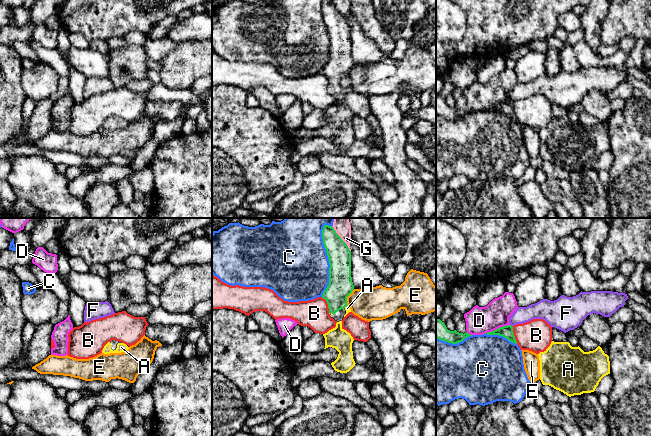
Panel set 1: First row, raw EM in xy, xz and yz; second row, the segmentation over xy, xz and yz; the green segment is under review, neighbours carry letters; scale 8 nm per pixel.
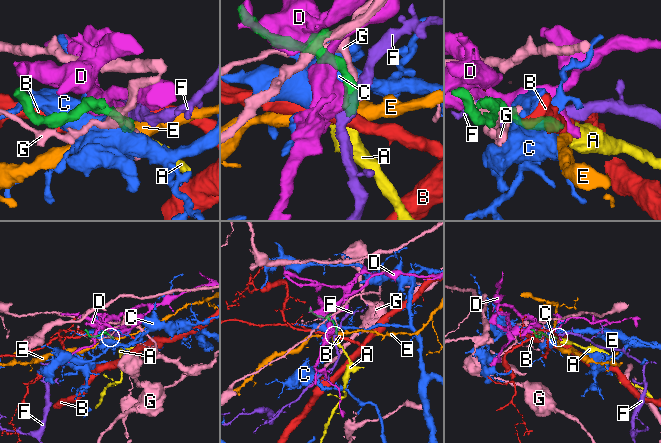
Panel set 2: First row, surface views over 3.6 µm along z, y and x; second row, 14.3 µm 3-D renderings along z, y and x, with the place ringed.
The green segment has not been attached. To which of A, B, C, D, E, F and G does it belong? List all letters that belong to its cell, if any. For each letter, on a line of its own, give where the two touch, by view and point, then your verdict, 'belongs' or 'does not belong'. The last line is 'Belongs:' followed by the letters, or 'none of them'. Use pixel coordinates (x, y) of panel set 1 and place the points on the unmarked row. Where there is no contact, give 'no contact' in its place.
A: xz (345, 82) | belongs
B: yz (513, 111) | does not belong
C: xz (328, 34) | does not belong
D: yz (496, 105) | does not belong
E: xz (347, 72) | does not belong
F: yz (510, 101) | does not belong
G: xz (341, 15) | does not belong
Belongs: A

